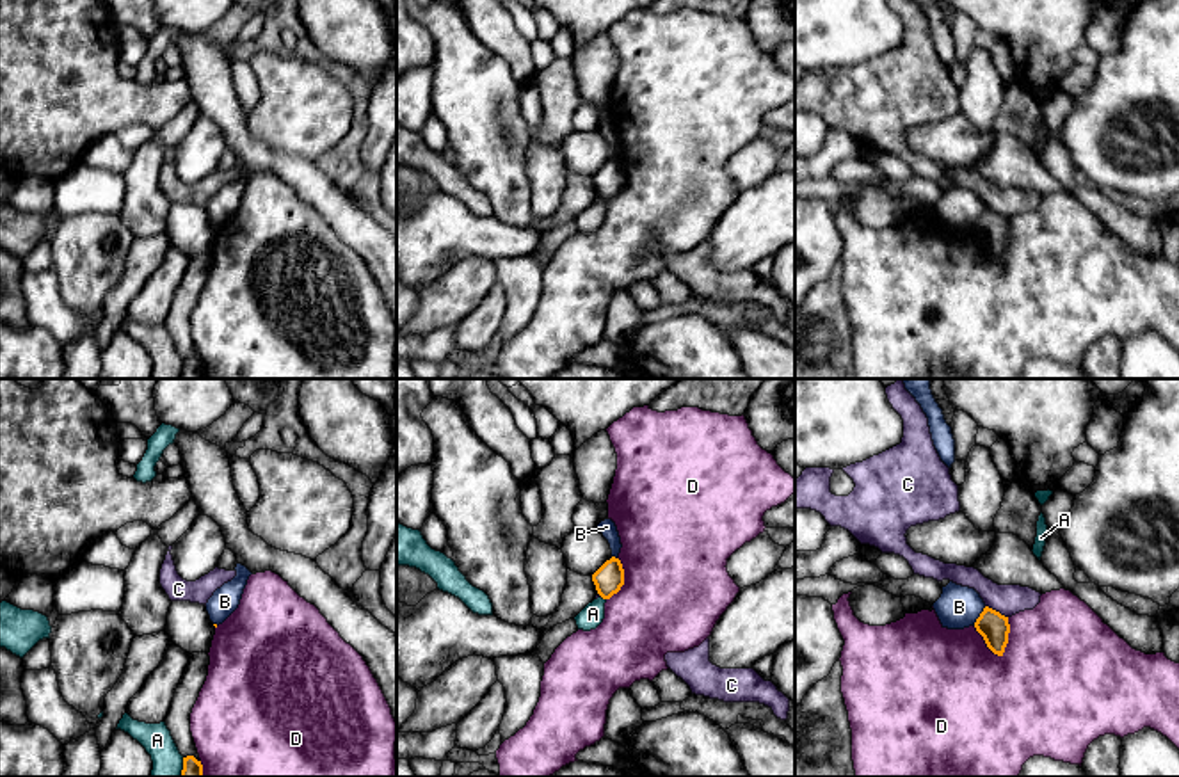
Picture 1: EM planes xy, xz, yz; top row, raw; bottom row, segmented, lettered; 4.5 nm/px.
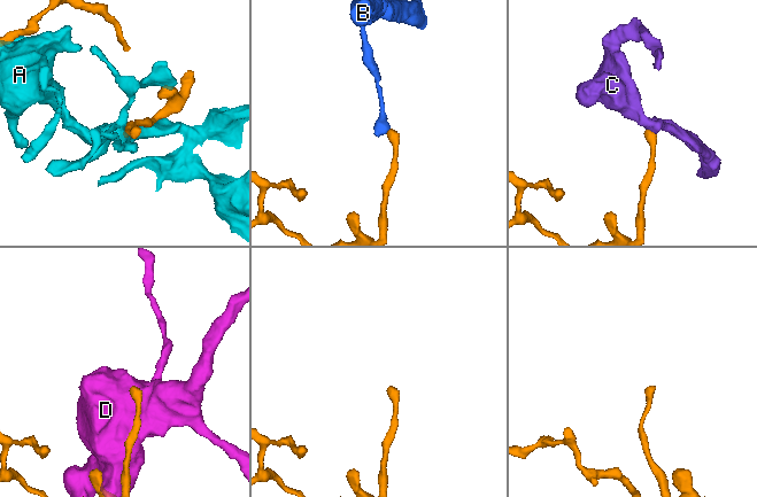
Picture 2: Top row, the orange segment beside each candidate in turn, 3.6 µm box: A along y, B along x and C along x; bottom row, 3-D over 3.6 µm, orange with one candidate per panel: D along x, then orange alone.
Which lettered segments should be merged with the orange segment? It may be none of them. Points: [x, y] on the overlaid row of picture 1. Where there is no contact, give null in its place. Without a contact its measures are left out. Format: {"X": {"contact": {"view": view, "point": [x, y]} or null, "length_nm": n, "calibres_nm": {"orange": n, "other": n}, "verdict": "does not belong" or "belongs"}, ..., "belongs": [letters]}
{"A": {"contact": {"view": "xz", "point": [603, 598]}, "length_nm": 30, "calibres_nm": {"orange": 140, "other": 100}, "verdict": "does not belong"}, "B": {"contact": {"view": "yz", "point": [980, 616]}, "length_nm": 110, "calibres_nm": {"orange": 140, "other": 190}, "verdict": "does not belong"}, "C": {"contact": {"view": "yz", "point": [994, 610]}, "length_nm": 120, "calibres_nm": {"orange": 140, "other": 140}, "verdict": "does not belong"}, "D": {"contact": {"view": "yz", "point": [986, 642]}, "length_nm": 190, "calibres_nm": {"orange": 140, "other": 480}, "verdict": "does not belong"}, "belongs": []}

